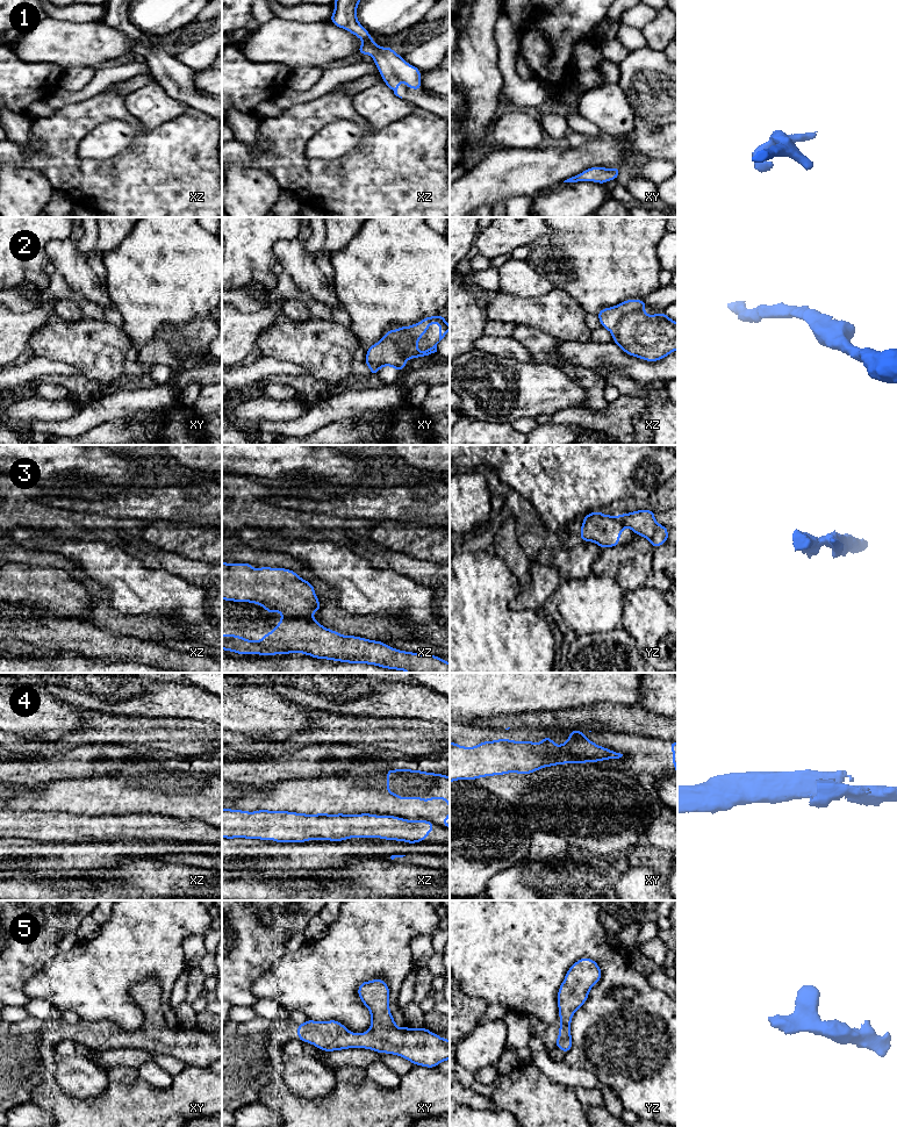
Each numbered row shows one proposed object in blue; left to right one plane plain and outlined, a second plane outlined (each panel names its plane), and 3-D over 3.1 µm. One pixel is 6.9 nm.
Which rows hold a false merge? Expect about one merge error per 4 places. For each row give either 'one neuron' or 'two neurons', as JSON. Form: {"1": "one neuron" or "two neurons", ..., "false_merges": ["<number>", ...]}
{"1": "one neuron", "2": "one neuron", "3": "two neurons", "4": "two neurons", "5": "one neuron", "false_merges": ["3", "4"]}

